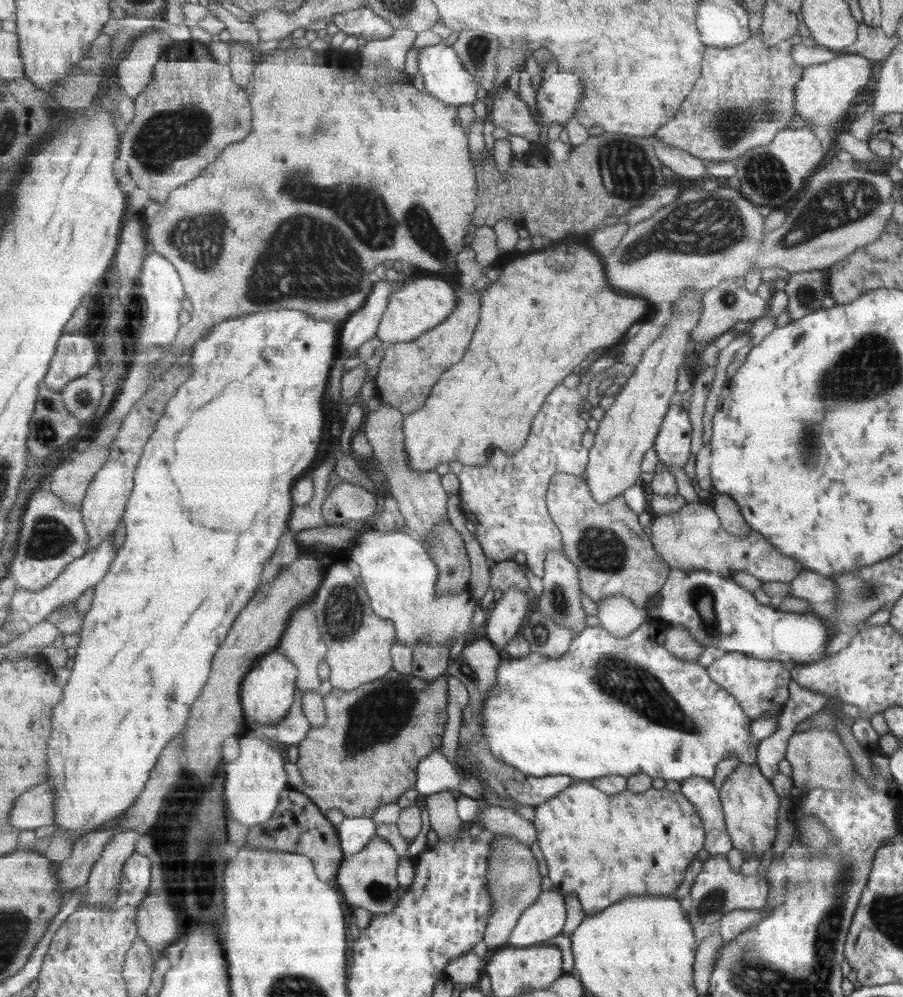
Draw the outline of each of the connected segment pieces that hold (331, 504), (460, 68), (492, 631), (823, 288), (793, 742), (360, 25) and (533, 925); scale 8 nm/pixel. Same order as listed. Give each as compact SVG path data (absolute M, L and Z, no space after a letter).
M338 483L325 498L322 511L330 524L343 524L345 520L363 520L377 512L379 502L371 488Z
M441 42L435 46L423 47L420 50L419 66L425 90L435 98L456 107L477 102L477 90L481 88L479 79L469 70L465 70L462 60L452 46L445 46L445 43Z
M511 586L507 592L502 592L499 601L488 610L484 624L486 638L498 650L507 648L519 634L525 618L530 614L529 606L531 606L529 596L516 586Z
M820 270L791 273L786 280L783 292L787 297L786 311L788 312L790 322L799 320L808 312L815 312L821 306L821 300L825 296L829 296L825 274Z
M810 728L806 731L793 733L786 742L784 758L789 762L792 773L792 786L802 790L829 789L837 792L846 790L852 785L851 757L844 747L835 728Z
M366 4L359 9L347 8L343 13L331 16L339 30L347 35L371 40L383 40L394 35L395 28Z
M554 890L543 891L533 907L527 908L511 934L509 944L525 948L564 934L567 923L566 901Z

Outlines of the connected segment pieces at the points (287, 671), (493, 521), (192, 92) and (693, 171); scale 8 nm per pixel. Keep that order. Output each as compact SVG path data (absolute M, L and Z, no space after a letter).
M276 651L262 655L242 682L241 700L246 718L259 724L277 724L290 714L295 702L295 692L298 688L298 668L284 653Z
M600 356L581 376L580 384L577 387L567 388L565 384L561 383L554 388L554 391L547 397L539 415L534 419L534 424L531 426L532 435L529 436L521 451L517 451L513 455L507 455L501 449L495 449L493 452L487 451L487 463L481 466L467 466L458 461L450 464L450 470L460 480L461 509L465 513L465 517L471 520L475 526L475 538L483 548L487 561L494 563L512 560L517 552L521 552L526 556L525 564L528 568L535 576L542 579L546 574L546 561L549 553L563 551L562 532L551 518L548 508L549 484L558 472L566 472L575 476L586 474L590 464L590 450L583 448L583 438L589 432L589 426L587 426L587 421L581 419L581 408L583 408L583 400L587 400L587 396L591 392L589 382L597 374L605 372L611 366L615 366L613 358Z
M163 60L153 71L153 81L135 99L134 118L120 136L118 158L128 162L130 177L137 188L150 192L155 204L167 202L169 192L177 186L187 184L199 176L211 162L215 162L221 152L235 142L245 140L253 130L253 112L249 93L235 83L230 65L213 62L191 62L191 60Z
M655 135L650 136L653 141L655 154L665 167L685 178L699 178L706 175L704 161L695 158L686 150L676 146L669 146L661 142Z

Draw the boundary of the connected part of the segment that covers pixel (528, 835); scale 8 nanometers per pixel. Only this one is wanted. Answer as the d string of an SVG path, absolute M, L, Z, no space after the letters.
M482 805L480 820L492 833L515 837L529 846L538 842L538 832L534 823L519 816L509 805Z

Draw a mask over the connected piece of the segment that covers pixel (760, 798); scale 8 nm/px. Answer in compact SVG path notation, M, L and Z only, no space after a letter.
M739 762L717 792L732 848L741 850L742 858L748 858L752 854L761 856L767 848L772 846L775 832L777 832L776 817L779 798L769 780L759 772L756 764Z

